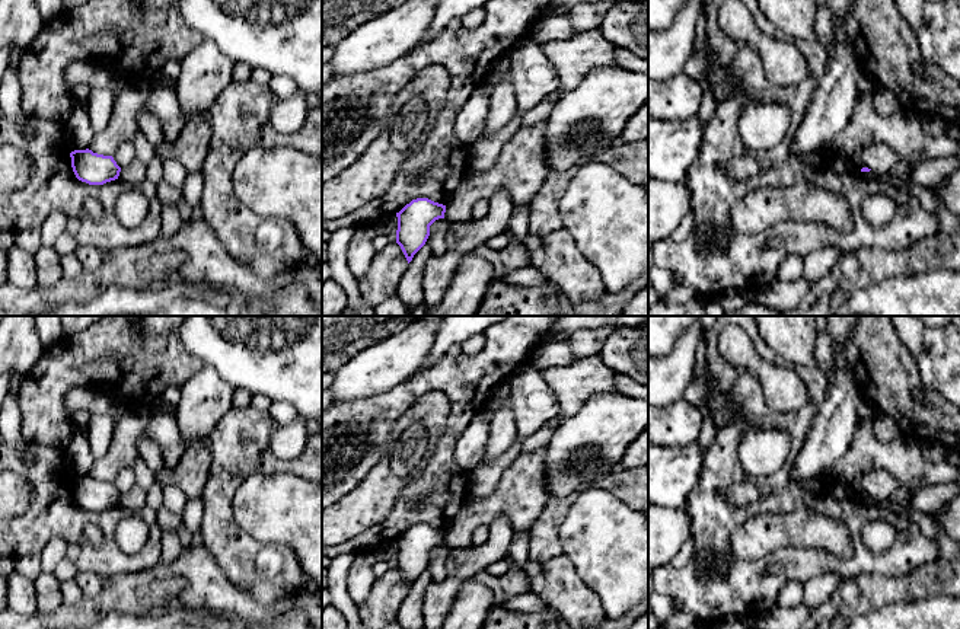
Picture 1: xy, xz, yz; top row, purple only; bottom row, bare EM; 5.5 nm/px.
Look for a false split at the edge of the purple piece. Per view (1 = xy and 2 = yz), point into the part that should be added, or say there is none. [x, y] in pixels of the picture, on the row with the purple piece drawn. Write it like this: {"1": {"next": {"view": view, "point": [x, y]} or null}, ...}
{"1": {"next": null}, "2": {"next": null}}

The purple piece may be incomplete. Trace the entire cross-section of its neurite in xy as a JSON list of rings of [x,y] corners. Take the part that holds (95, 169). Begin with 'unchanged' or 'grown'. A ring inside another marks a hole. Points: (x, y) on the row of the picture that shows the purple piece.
unchanged; [[[74,150],[70,153],[76,178],[89,185],[103,185],[119,176],[121,167],[112,156],[93,153],[92,150]]]

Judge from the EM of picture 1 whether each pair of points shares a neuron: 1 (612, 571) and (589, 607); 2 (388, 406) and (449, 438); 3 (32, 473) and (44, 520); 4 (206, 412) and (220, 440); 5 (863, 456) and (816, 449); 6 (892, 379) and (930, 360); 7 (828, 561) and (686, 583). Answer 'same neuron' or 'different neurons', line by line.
1: different neurons
2: same neuron
3: same neuron
4: different neurons
5: different neurons
6: different neurons
7: same neuron

